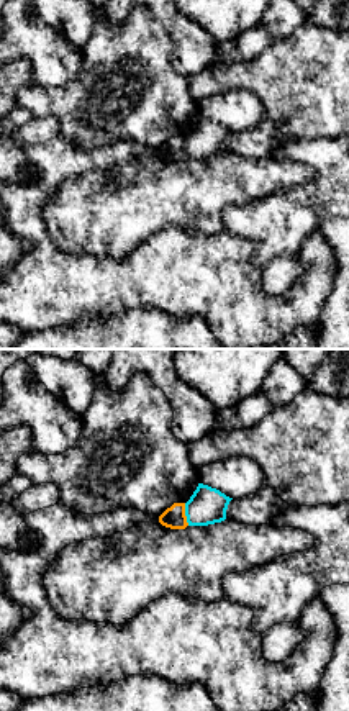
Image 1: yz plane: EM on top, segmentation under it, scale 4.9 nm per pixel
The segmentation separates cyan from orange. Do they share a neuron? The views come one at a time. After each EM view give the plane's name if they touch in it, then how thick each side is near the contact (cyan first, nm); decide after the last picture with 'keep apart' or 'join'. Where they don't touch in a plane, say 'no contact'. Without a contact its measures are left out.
meets cyan in yz; 180 nm thick on the cyan side, 110 nm on the other

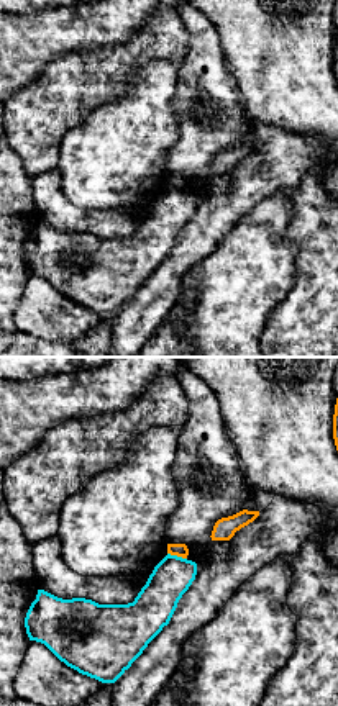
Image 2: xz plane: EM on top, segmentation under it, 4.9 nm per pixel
meets cyan in xz; 200 nm thick on the cyan side, 60 nm on the other

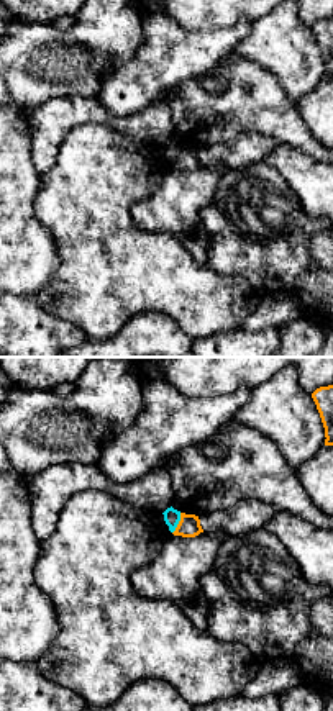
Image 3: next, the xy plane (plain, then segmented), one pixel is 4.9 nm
meets cyan in xy; 80 nm thick on the cyan side, 110 nm on the other

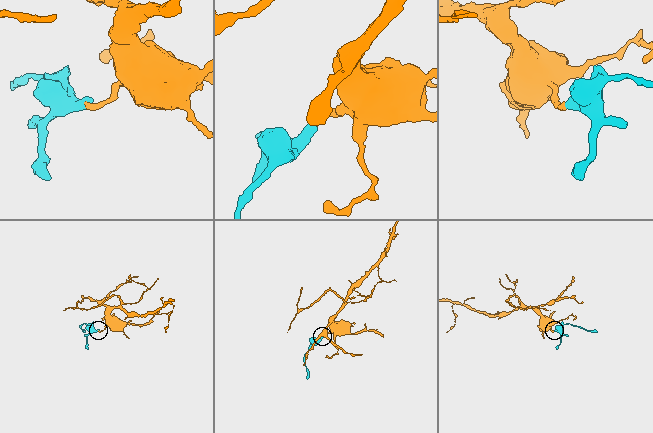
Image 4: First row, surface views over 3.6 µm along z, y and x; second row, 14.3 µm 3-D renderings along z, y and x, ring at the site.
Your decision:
keep apart

